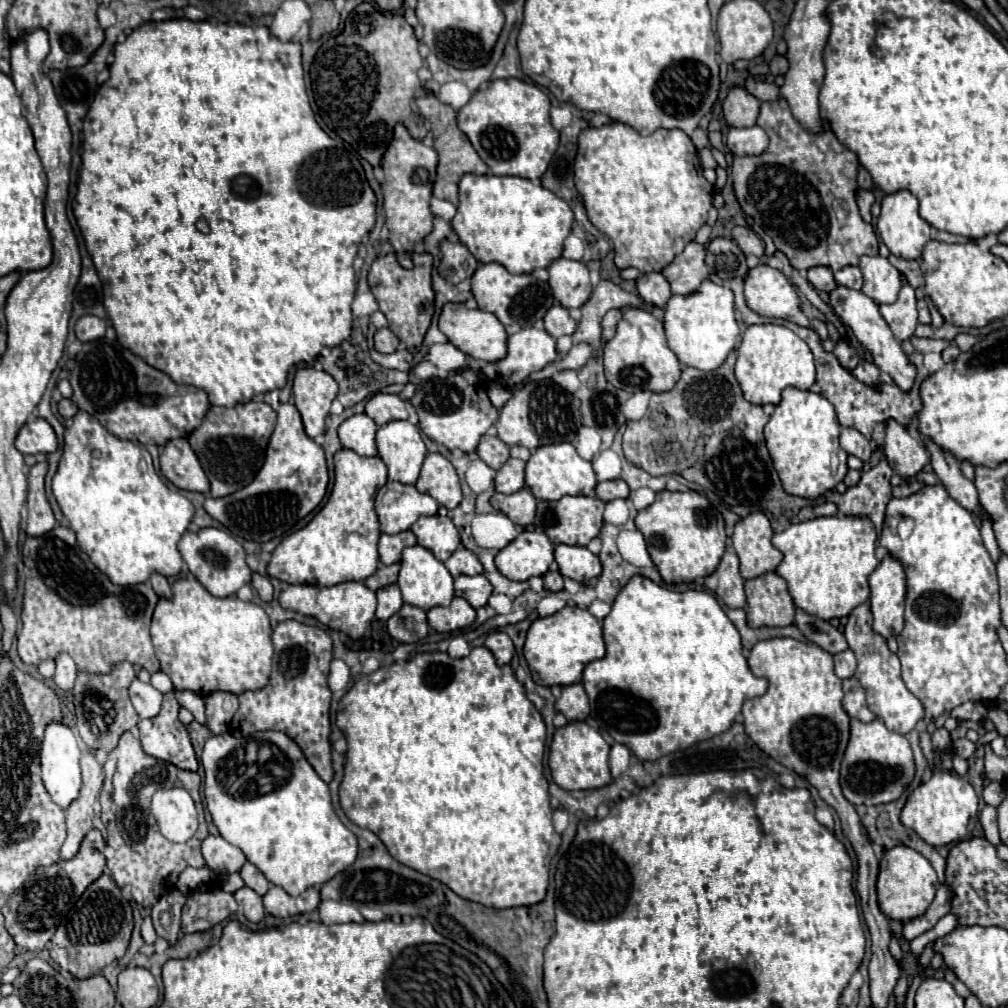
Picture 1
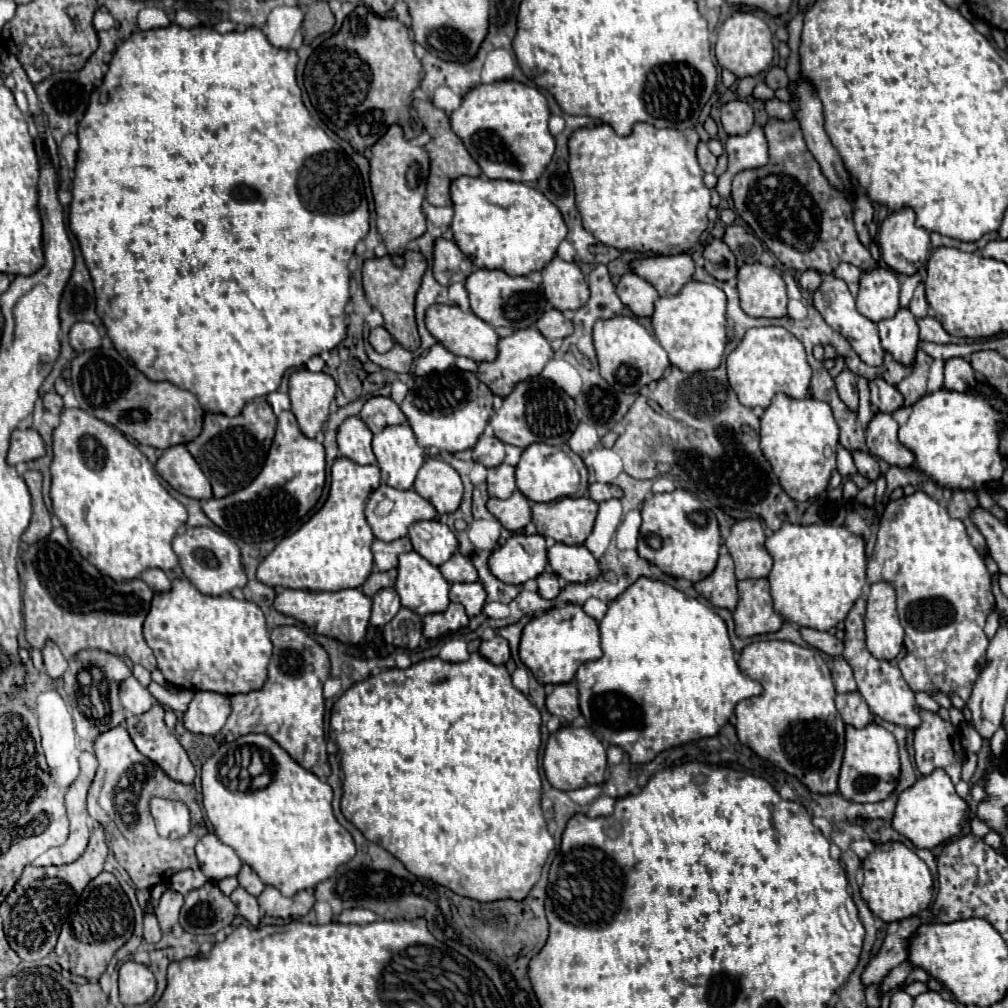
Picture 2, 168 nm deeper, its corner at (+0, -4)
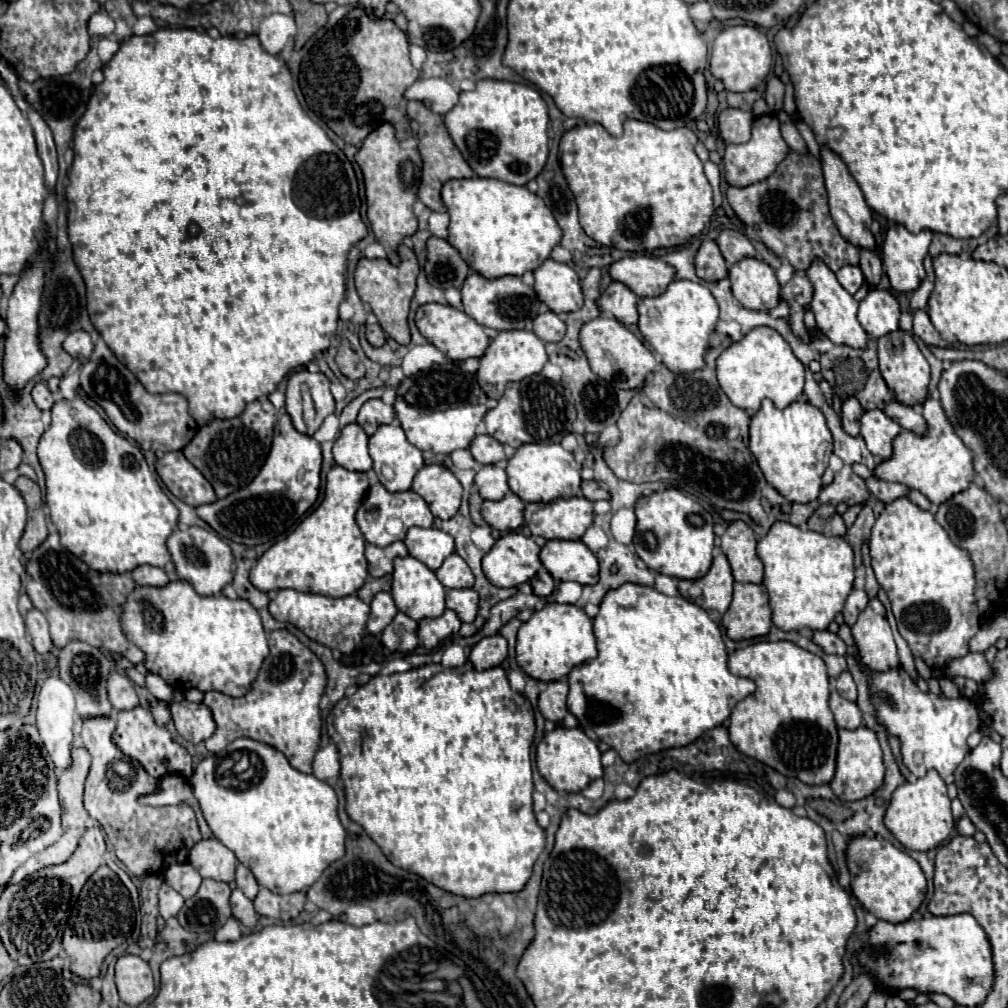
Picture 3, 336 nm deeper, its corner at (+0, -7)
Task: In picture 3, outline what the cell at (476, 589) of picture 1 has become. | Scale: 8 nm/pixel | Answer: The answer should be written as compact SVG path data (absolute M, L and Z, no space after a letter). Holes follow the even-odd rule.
M460 588L446 592L446 608L452 608L462 622L474 622L478 614L480 596L474 588Z

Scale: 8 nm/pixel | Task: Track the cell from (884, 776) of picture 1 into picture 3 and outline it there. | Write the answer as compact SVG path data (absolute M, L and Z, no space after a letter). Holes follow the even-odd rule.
M860 726L856 730L840 730L840 744L838 744L838 758L836 758L836 782L830 782L834 794L844 802L856 802L874 794L884 782L884 762L882 762L882 748L878 744L876 732Z

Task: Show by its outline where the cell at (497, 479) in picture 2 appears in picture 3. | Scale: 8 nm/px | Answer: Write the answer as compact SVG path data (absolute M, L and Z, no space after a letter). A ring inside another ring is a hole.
M496 464L484 466L476 474L476 486L484 500L502 500L504 494L510 490L506 482L506 472Z

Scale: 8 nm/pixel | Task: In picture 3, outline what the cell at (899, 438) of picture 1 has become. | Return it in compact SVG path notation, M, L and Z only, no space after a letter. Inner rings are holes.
M868 410L860 420L860 434L866 440L868 450L882 460L892 456L892 440L898 436L898 432L900 426L882 410Z

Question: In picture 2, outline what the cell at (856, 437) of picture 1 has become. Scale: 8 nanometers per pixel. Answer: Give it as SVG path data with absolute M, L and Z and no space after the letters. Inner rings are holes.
M856 451L856 453L852 453L852 455L854 455L854 463L856 463L856 467L858 467L858 473L860 473L862 477L866 477L866 479L870 479L870 481L876 481L876 479L882 475L882 471L880 471L880 467L878 467L878 463L874 461L872 455L862 453L862 451Z

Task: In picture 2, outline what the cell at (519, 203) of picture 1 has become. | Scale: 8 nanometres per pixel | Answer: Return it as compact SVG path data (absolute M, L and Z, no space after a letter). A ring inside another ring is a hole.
M486 175L458 177L450 185L450 197L454 203L454 221L450 225L454 241L460 251L470 257L470 261L480 269L500 269L508 275L526 275L540 271L546 263L552 261L560 241L564 241L568 233L560 211L538 189L526 183L488 179Z

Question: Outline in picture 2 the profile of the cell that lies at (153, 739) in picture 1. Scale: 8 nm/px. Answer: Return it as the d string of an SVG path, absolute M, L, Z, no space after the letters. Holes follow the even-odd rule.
M156 703L152 709L148 709L148 713L142 713L142 715L130 715L126 717L124 721L124 727L126 731L130 733L136 749L148 757L150 761L154 761L160 769L164 769L164 773L174 779L174 781L180 781L180 783L192 783L194 777L196 777L196 771L194 771L194 765L190 763L184 747L178 743L178 739L174 737L174 733L166 727L164 723L164 709L160 703Z

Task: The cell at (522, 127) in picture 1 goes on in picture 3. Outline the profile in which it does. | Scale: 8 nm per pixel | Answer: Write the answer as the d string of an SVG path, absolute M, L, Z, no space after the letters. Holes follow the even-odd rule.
M480 80L472 92L462 92L460 102L444 116L444 124L470 164L470 168L482 178L498 178L508 184L526 186L534 180L548 158L548 106L536 88L506 80Z

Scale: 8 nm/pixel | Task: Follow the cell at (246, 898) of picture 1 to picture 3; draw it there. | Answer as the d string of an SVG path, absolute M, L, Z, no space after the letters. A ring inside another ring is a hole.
M240 888L232 890L232 896L230 896L230 904L232 904L232 916L236 920L240 920L244 926L248 928L254 928L256 926L256 920L258 920L258 914L254 910L254 904L252 900L248 900L244 896L244 892Z

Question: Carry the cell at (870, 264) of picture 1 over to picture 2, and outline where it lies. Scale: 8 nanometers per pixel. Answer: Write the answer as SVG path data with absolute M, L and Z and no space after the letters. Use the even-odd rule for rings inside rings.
M876 267L872 271L862 273L856 307L864 317L878 323L898 313L900 309L898 295L900 295L900 283L896 275L890 269Z

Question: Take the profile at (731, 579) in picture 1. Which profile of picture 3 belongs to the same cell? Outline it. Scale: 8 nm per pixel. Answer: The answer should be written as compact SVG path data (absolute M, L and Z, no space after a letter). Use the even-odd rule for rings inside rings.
M718 554L712 562L708 574L694 582L680 582L682 594L688 594L690 600L704 610L716 610L724 614L732 602L732 568L724 554Z

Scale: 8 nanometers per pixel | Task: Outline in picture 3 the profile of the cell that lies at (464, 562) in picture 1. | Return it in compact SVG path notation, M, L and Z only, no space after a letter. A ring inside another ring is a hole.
M450 554L444 560L444 564L436 570L436 576L444 588L472 588L474 586L474 574L470 566L458 554Z

